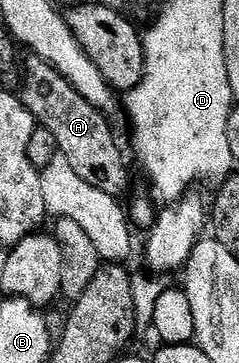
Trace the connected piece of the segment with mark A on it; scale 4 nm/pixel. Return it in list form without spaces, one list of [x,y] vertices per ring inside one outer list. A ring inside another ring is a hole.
[[[34,55],[28,59],[23,72],[23,87],[19,92],[27,111],[40,127],[51,130],[58,153],[71,162],[75,174],[79,174],[83,182],[103,190],[103,194],[124,197],[129,188],[129,168],[125,165],[125,156],[117,145],[112,126],[105,121],[108,120],[106,113],[91,106],[91,102],[87,102],[87,98],[83,98],[83,94],[79,94],[79,90],[75,90],[75,86],[71,86],[71,82],[67,82],[67,78],[63,78],[63,74],[59,74],[59,70],[52,68],[47,61]]]

